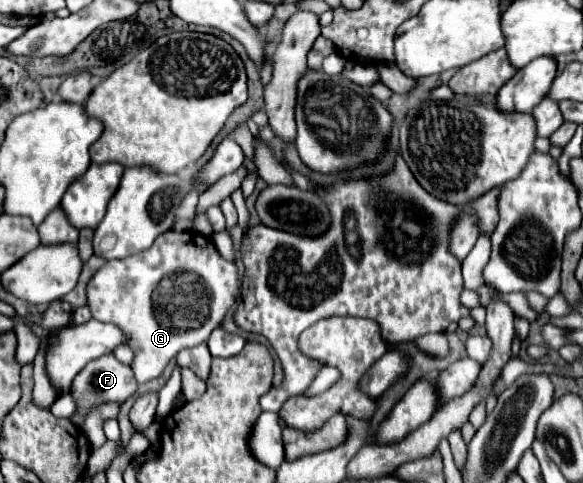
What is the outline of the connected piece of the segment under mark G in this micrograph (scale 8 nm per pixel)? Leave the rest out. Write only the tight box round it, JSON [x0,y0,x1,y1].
[86,231,241,384]

